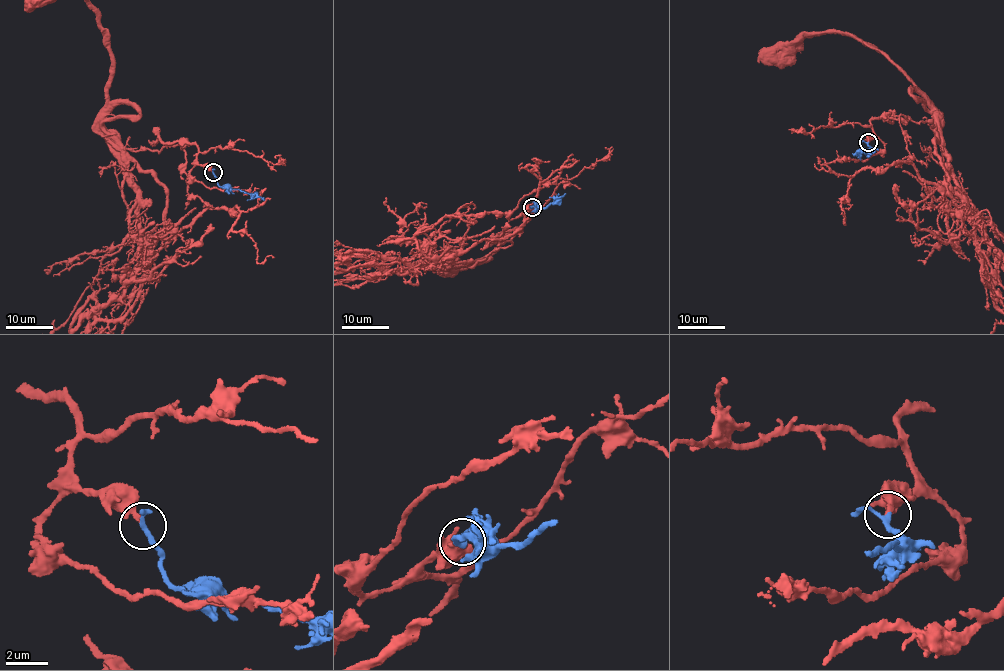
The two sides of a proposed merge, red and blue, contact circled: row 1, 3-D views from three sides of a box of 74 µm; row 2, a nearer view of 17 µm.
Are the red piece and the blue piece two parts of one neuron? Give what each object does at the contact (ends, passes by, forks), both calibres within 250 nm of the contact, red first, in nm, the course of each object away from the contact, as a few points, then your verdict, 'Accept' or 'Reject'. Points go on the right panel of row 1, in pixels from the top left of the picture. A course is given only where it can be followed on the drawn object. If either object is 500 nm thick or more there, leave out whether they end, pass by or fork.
At the ring red ends. At the ring blue passes by. Thickness 180 nm (red) against 220 nm. Course of red: (867, 142), (875, 118), (903, 115), (934, 126), (928, 98), (911, 78), (836, 30), (804, 35), (785, 58). Course of blue: (867, 142), (870, 152), (868, 149), (859, 149), (853, 155). Accept

